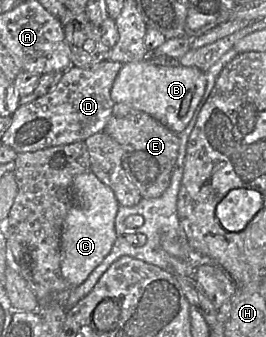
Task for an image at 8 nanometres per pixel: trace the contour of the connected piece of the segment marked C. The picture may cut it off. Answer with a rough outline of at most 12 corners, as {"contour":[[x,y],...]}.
{"contour":[[91,172],[74,177],[60,238],[71,288],[111,252],[120,205]]}

